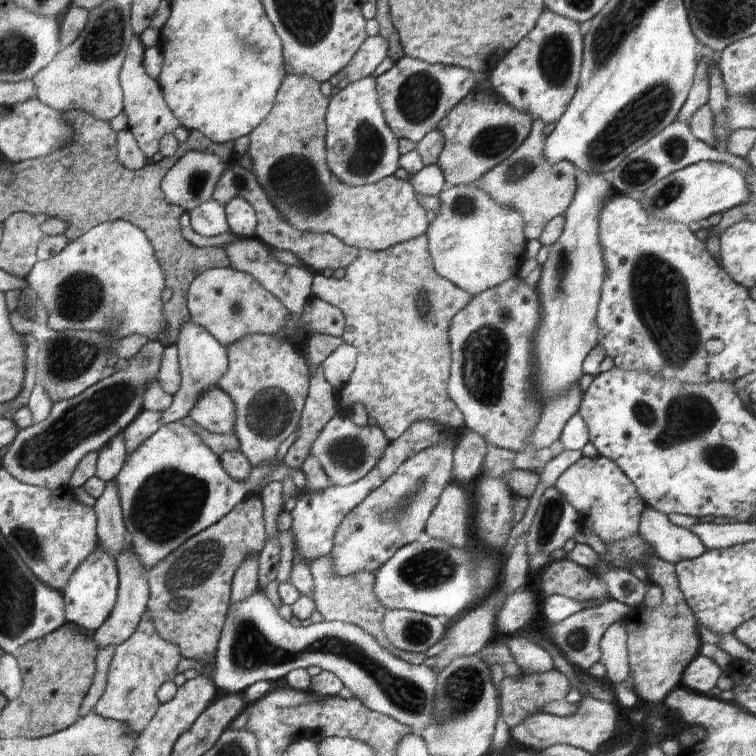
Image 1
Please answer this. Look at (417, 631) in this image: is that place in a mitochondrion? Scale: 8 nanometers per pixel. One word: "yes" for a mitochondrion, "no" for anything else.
yes

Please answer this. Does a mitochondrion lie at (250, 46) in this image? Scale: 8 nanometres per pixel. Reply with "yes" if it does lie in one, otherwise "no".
yes

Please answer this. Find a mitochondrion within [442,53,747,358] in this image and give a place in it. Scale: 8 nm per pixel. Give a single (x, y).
(646, 112)

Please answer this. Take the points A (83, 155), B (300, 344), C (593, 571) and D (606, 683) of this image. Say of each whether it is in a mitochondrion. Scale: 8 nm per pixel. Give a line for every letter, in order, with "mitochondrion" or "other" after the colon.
A: mitochondrion
B: other
C: other
D: other

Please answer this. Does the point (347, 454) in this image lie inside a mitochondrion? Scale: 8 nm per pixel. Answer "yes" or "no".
yes

